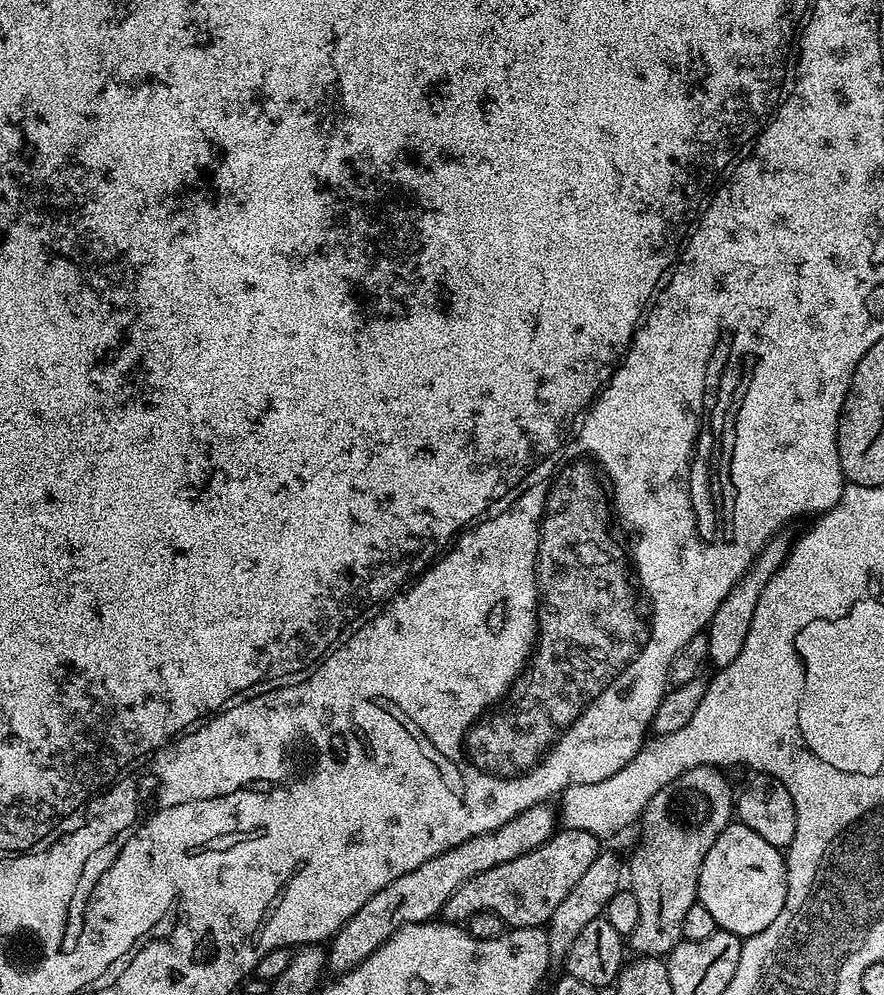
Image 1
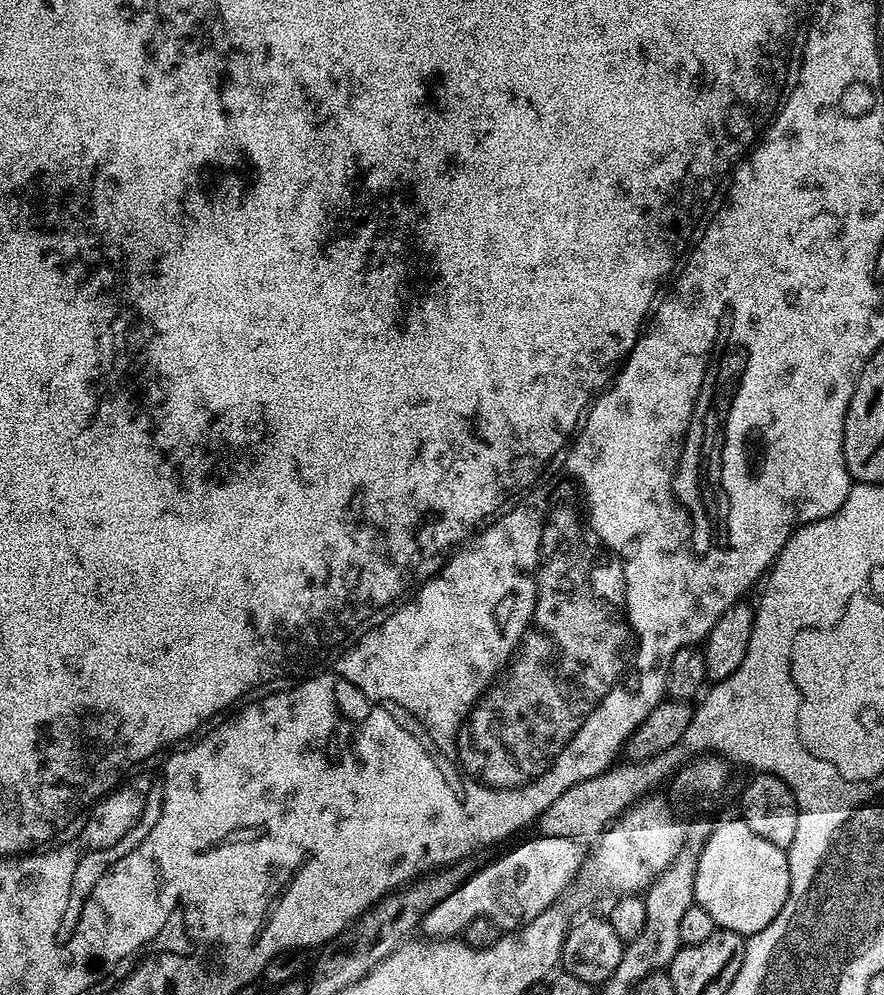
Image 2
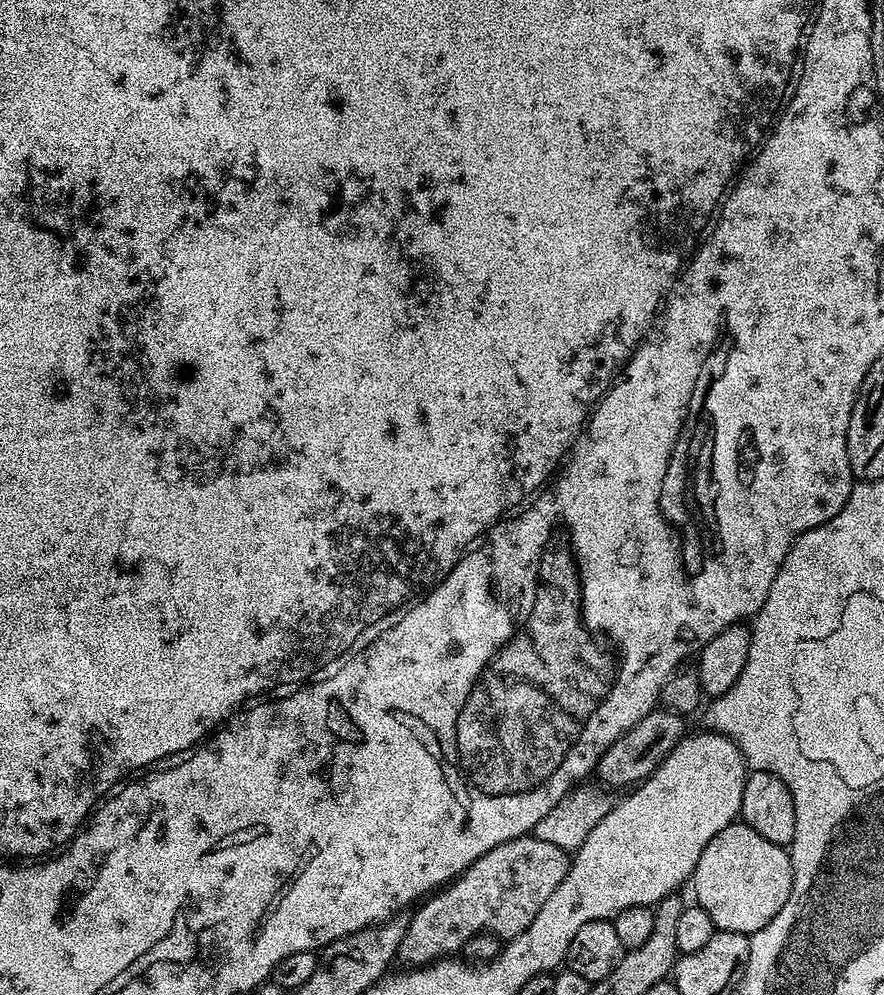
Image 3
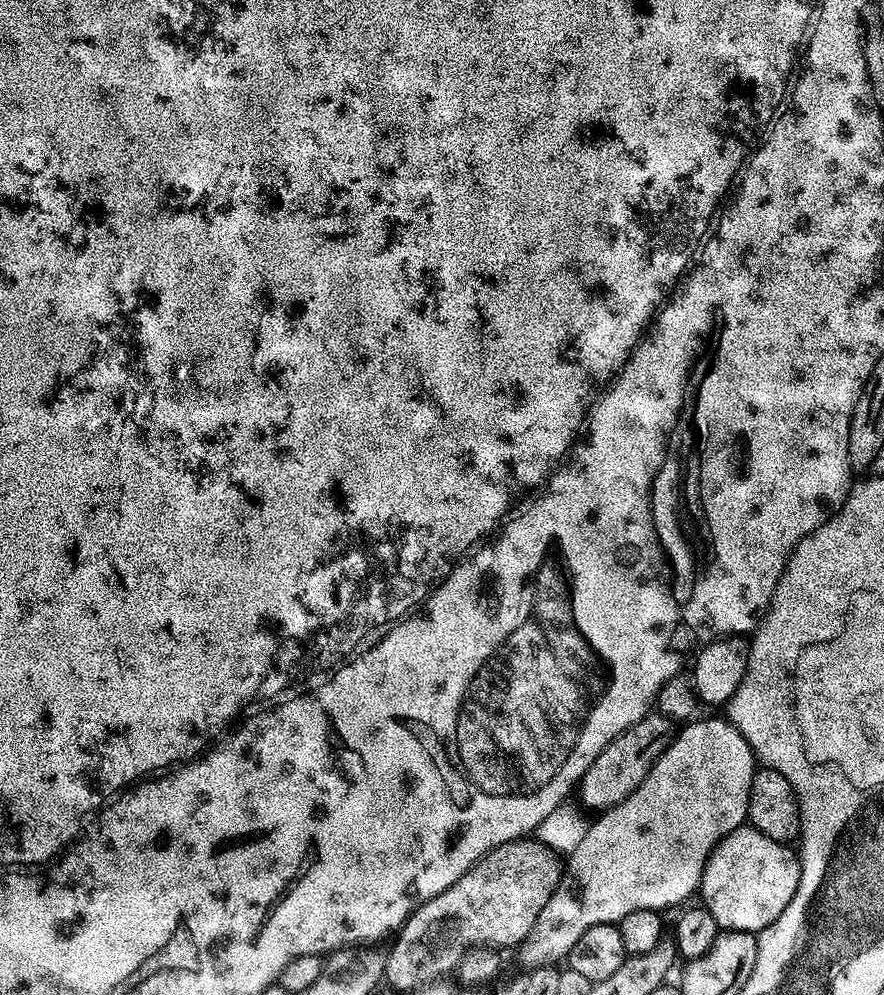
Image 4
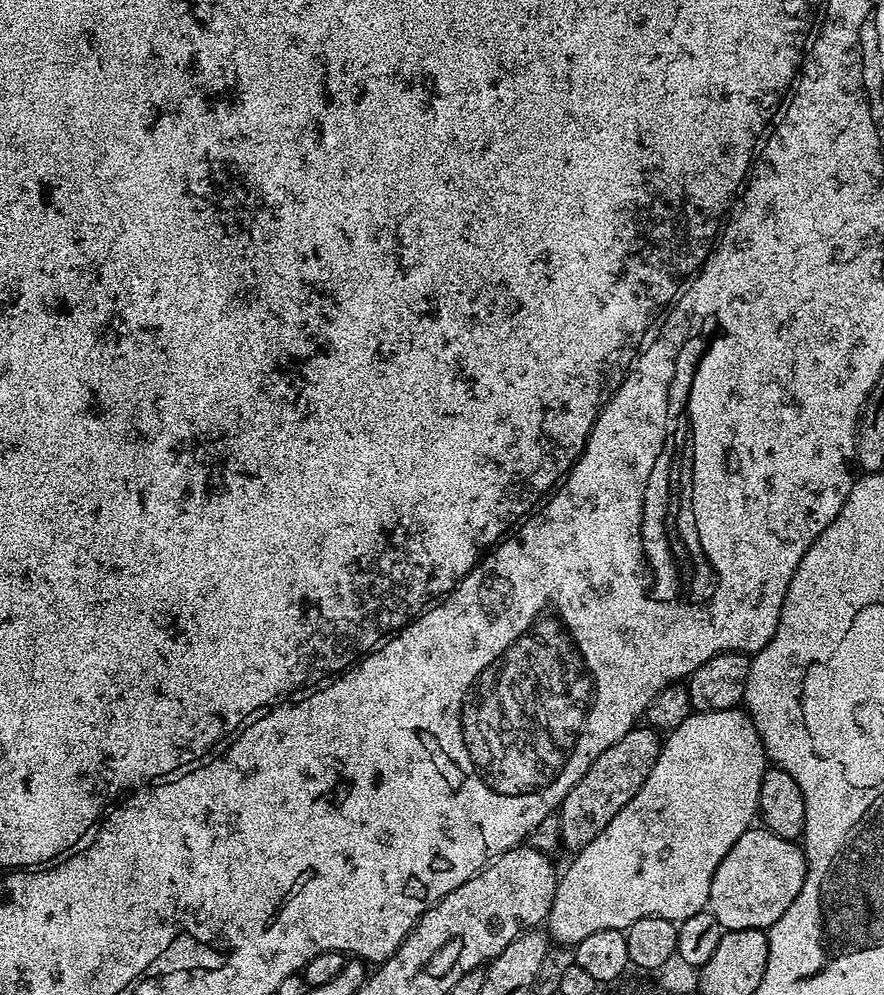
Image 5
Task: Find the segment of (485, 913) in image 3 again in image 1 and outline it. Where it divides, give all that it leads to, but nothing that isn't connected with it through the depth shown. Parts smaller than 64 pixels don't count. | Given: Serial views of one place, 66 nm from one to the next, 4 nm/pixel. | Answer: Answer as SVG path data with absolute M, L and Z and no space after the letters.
M564 828L557 831L545 844L538 846L538 850L530 850L530 854L522 854L522 858L502 862L502 866L482 870L482 874L458 886L444 904L443 919L464 922L470 914L493 912L512 928L547 925L558 904L574 889L575 883L589 869L601 849L598 837L586 830Z

